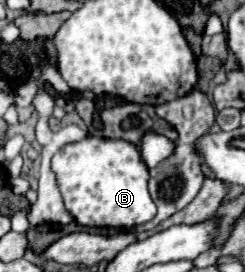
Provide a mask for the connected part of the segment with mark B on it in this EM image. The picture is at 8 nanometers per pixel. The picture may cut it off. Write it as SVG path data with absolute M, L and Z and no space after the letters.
M90 136L66 144L52 156L52 172L66 210L82 226L134 228L154 218L156 206L148 194L148 168L138 148L124 138Z

